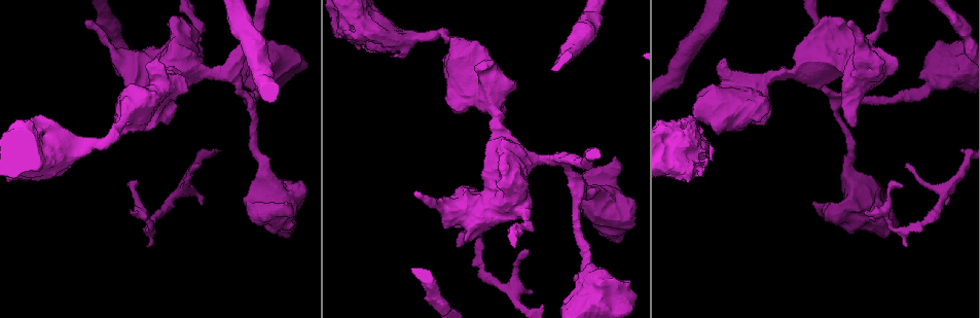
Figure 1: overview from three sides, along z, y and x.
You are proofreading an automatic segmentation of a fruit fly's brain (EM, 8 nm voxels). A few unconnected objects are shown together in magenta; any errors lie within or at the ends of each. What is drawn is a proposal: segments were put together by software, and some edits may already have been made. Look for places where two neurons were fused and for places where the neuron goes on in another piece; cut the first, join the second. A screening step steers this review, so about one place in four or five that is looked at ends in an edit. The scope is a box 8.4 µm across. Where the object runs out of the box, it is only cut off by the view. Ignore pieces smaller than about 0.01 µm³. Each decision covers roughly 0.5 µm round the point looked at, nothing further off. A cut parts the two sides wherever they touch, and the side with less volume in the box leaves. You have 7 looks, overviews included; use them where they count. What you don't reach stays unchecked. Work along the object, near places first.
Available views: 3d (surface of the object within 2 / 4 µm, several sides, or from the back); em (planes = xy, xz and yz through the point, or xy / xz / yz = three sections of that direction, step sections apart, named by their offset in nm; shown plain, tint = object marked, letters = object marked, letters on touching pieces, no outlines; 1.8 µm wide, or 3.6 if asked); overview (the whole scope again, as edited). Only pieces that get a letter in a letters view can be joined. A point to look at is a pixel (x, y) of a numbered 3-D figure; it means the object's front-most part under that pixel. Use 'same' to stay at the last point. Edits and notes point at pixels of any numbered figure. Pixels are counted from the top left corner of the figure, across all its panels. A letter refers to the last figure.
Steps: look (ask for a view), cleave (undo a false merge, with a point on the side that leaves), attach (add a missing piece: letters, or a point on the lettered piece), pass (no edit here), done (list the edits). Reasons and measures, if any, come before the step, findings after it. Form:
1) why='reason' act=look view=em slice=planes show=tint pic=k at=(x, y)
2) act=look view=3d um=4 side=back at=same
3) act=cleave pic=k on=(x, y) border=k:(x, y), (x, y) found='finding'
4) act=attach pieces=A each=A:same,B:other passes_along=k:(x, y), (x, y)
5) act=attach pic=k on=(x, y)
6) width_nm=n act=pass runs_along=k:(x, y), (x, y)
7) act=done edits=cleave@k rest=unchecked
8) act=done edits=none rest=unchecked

why='calibre changes' act=look view=em um=3.6 slice=planes show=letters pic=1 at=(605, 300)

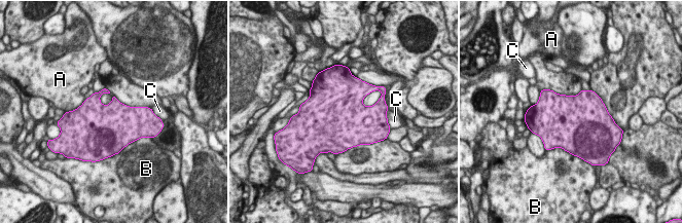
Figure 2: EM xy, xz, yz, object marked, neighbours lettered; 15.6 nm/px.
width_nm=700 act=pass each=A:other,B:other,C:other border=2:(134, 141), (120, 150) found='all the same neuron'

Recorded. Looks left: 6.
why='thick turns thin' act=look view=em um=3.6 slice=yz step=8 show=letters pic=1 at=(756, 110)

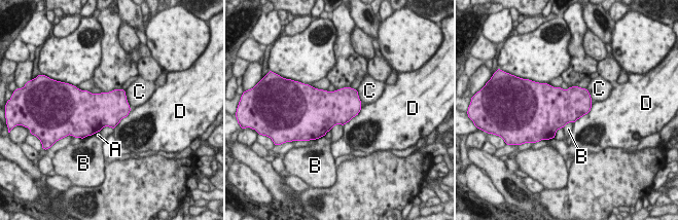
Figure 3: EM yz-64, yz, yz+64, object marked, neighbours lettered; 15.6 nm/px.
act=pass each=A:other,B:other,C:other,D:other border=3:(592, 104), (591, 110), (573, 123) found='continuous, no second neuron'

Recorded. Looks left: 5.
why='sudden change in width' act=look view=em slice=planes show=letters pic=1 at=(854, 114)

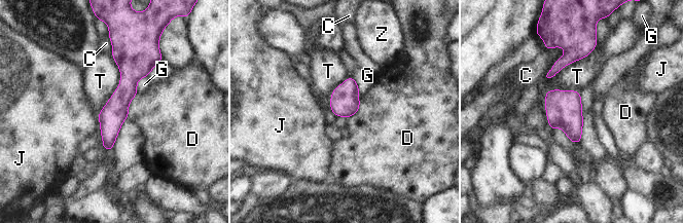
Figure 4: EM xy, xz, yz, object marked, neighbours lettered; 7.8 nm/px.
act=pass each=C:other,D:other,G:other,J:other,T:other,Z:other border=4:(138, 93), (131, 101), (128, 116) found='one neuron here'

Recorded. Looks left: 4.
act=done edits=none rest=unchecked

